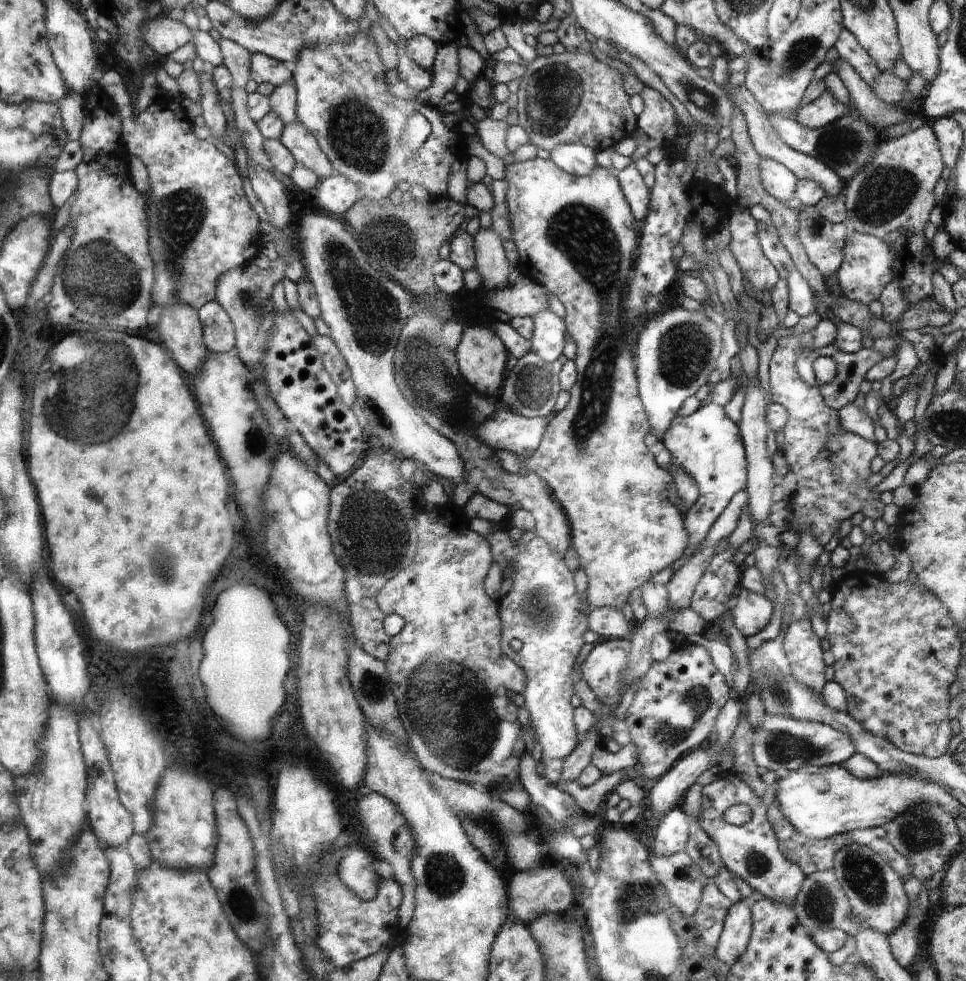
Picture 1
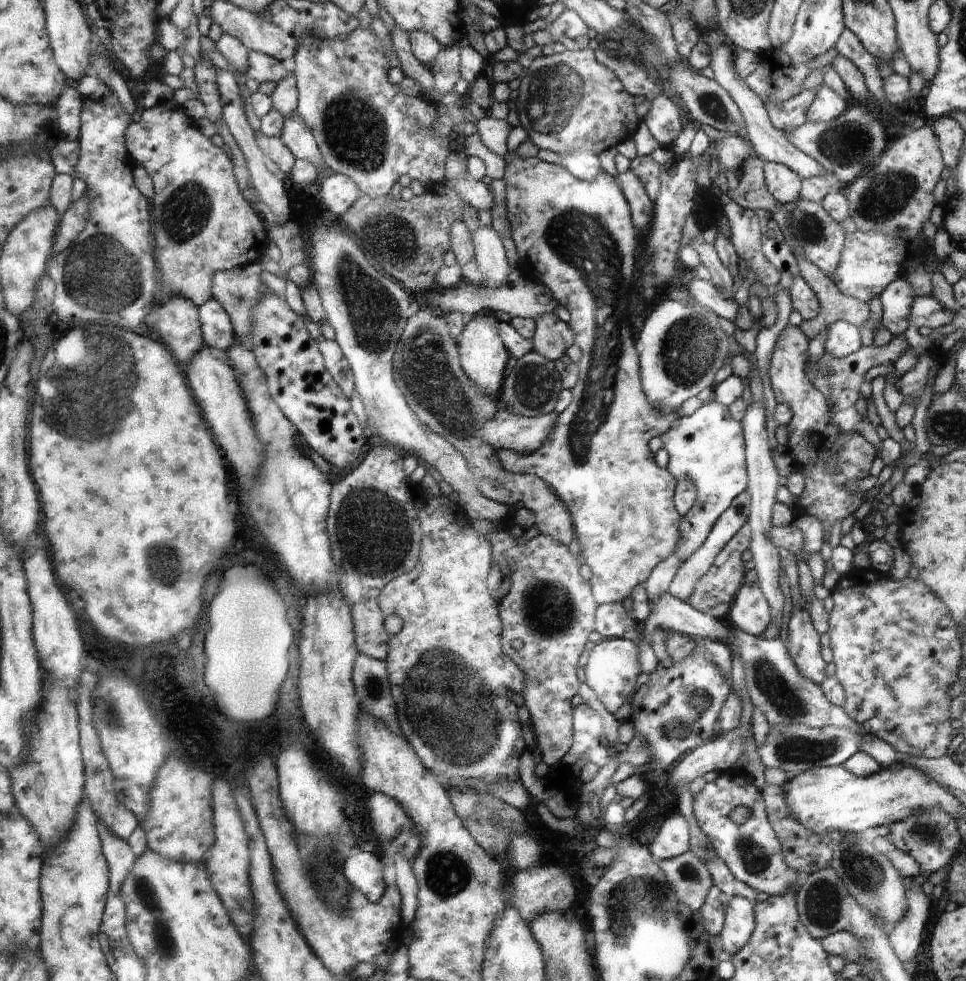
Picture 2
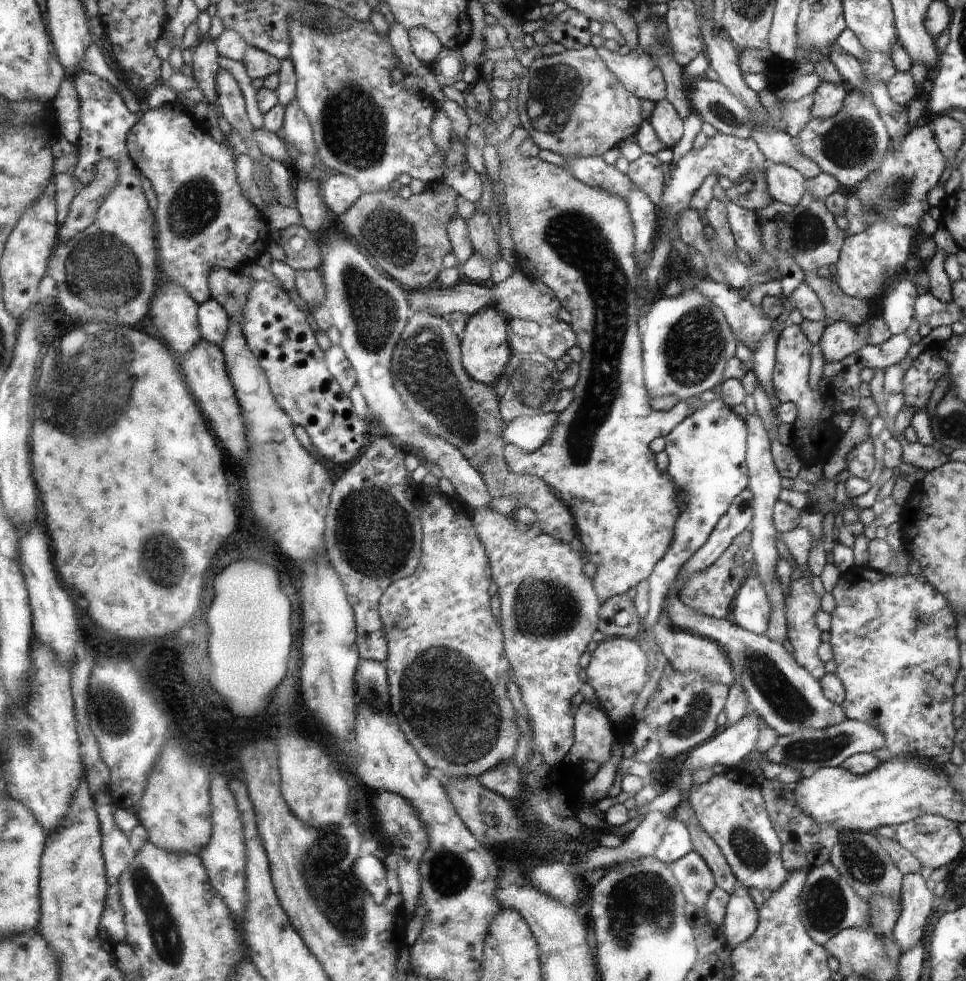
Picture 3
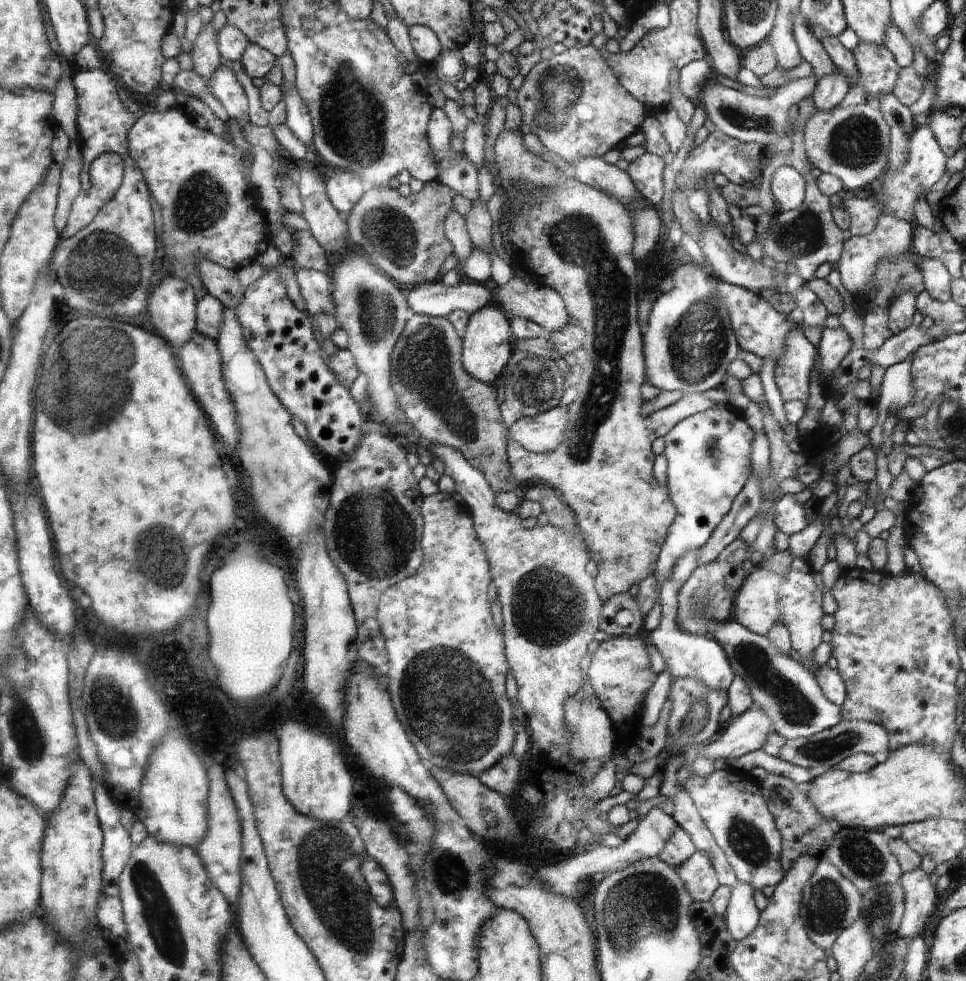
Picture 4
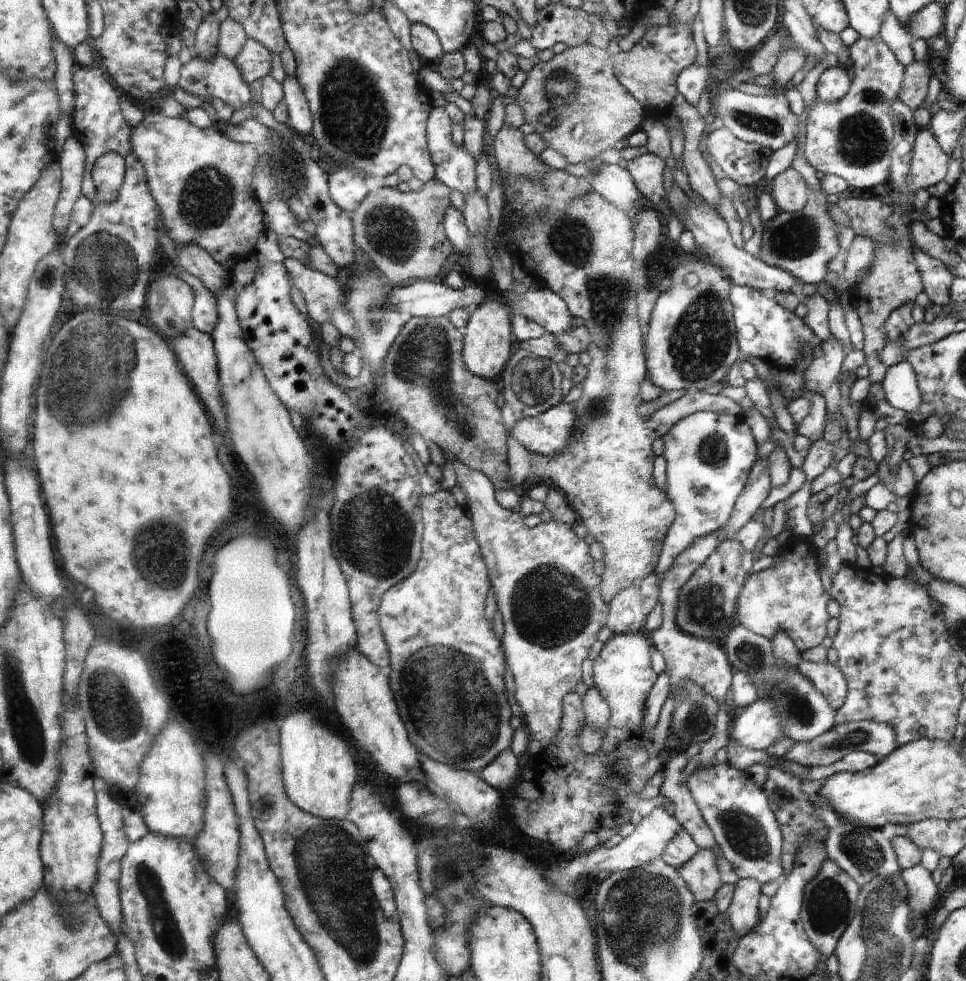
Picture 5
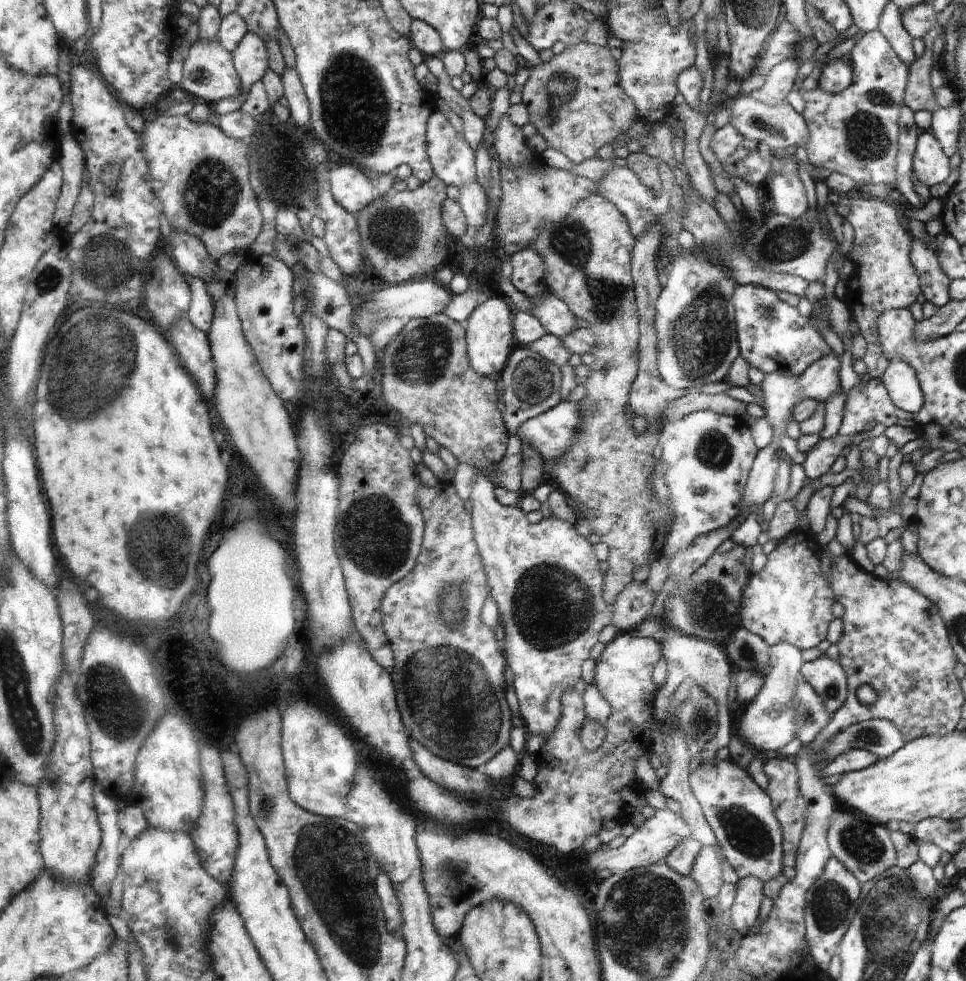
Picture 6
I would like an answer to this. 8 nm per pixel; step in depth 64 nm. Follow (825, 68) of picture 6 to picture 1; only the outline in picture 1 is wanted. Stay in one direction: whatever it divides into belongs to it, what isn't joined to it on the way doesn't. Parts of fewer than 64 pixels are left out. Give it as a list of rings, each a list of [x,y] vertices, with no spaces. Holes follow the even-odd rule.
[[[828,90],[822,92],[814,102],[798,108],[798,123],[802,126],[820,128],[836,122],[848,111]]]

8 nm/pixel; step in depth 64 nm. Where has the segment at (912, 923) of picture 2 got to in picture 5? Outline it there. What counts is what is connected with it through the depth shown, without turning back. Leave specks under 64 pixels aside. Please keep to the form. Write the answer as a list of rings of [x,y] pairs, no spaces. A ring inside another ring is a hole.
[[[920,863],[912,868],[901,871],[902,880],[908,888],[908,904],[914,908],[914,920],[920,920],[934,907],[937,884],[932,880],[932,874]]]

